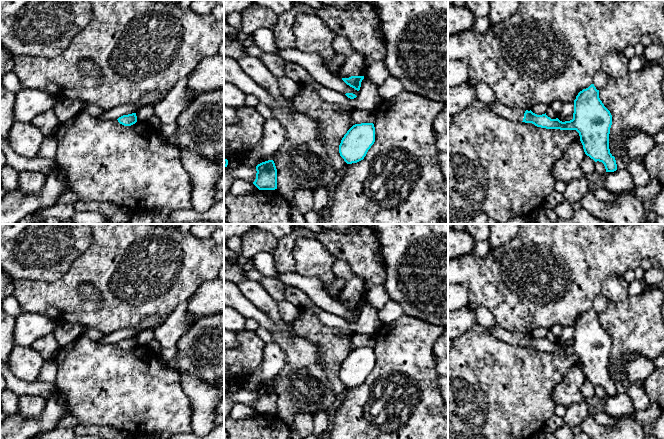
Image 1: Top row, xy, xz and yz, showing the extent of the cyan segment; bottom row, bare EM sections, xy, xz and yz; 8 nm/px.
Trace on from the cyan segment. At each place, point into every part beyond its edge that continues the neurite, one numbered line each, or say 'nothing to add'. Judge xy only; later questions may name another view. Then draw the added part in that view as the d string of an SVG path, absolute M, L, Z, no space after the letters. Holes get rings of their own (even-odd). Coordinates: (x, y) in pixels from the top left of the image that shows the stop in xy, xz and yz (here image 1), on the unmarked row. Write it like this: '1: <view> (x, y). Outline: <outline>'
nothing to add

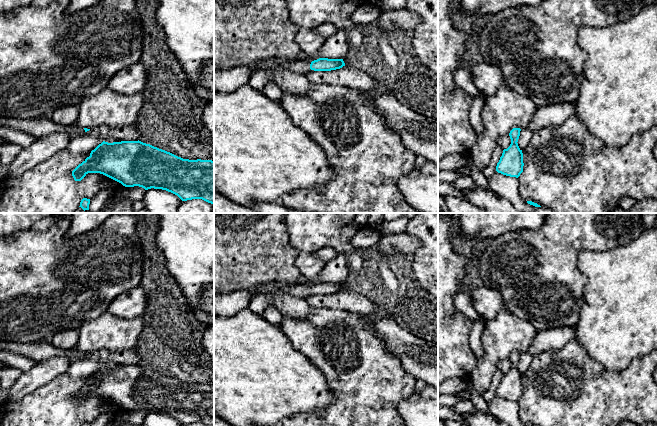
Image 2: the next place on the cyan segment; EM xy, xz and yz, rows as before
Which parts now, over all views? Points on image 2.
1: xz (258, 303). Outline: M298 284L291 287L278 288L268 294L258 294L250 299L247 308L258 315L262 315L269 306L271 299L279 293L288 294L296 298L304 298L310 294L310 288L307 284Z

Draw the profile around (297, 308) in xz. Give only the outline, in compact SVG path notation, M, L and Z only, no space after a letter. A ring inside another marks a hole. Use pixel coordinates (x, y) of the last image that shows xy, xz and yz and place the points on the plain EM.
M279 293L269 302L269 306L277 308L283 316L293 319L304 319L314 314L315 308L304 298Z

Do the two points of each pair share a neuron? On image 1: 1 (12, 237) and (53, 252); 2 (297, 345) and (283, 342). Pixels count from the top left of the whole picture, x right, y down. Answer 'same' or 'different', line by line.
1: same
2: same

